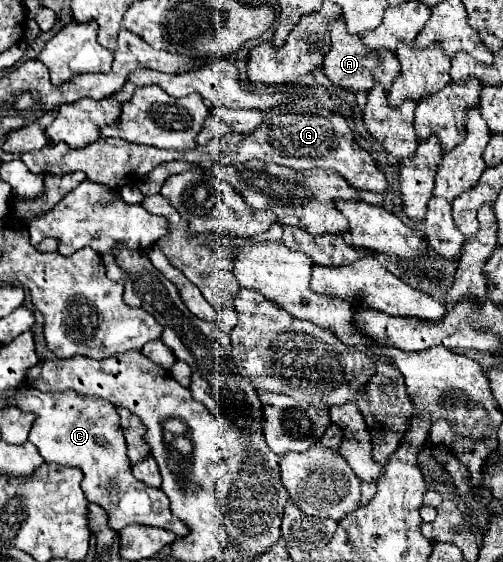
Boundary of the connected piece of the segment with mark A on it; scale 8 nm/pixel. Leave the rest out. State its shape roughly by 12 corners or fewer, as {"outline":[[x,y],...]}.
{"outline":[[342,18],[324,56],[332,84],[388,92],[400,72],[390,50],[368,50]]}

